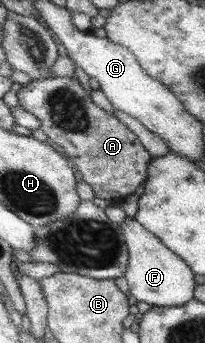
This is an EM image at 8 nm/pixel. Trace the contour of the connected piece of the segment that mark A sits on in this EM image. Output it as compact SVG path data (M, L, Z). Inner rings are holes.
M58 76L30 81L18 90L17 97L20 106L40 120L40 129L49 138L49 142L69 159L70 164L78 168L79 180L90 184L96 197L118 204L130 194L135 194L136 188L149 180L148 166L152 160L150 152L145 149L144 144L140 144L141 140L138 140L137 135L117 115L102 109L90 98L78 79Z

